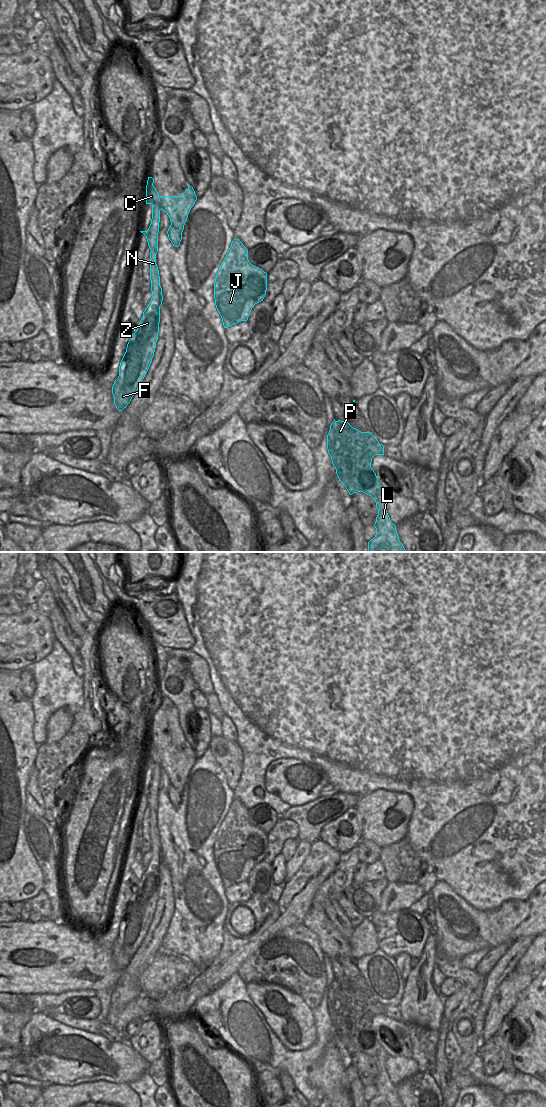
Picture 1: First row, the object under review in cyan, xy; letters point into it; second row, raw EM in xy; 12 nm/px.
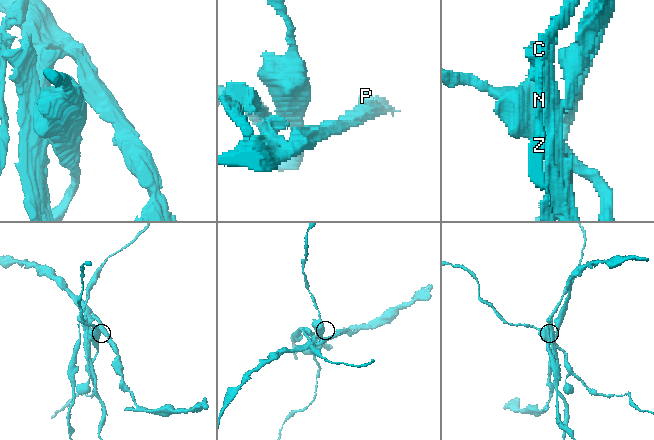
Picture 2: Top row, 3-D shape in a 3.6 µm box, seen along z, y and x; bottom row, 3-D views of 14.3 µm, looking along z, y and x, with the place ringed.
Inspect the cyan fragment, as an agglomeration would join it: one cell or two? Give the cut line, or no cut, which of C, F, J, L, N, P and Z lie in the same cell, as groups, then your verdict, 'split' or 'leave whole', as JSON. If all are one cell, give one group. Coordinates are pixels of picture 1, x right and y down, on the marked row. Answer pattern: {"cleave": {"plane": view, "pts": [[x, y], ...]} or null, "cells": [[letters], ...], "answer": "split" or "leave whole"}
{"cleave": {"plane": "xy", "pts": [[159, 197], [159, 205], [162, 208]]}, "cells": [["C", "F", "N", "Z"], ["J", "L", "P"]], "answer": "split"}

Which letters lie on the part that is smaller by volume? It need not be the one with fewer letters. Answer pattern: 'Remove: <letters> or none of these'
Remove: C, F, N, Z

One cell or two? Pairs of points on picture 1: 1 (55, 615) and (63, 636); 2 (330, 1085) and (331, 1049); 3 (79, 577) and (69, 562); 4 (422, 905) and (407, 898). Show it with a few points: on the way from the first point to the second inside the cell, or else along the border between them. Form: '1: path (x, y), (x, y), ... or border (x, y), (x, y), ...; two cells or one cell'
1: path (57, 620), (62, 631); one cell
2: path (330, 1076), (331, 1058); one cell
3: path (79, 573), (73, 566); one cell
4: border (425, 894), (408, 907); two cells

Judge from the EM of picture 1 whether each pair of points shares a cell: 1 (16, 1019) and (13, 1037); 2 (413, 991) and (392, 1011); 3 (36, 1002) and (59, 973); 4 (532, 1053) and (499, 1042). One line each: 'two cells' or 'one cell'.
1: one cell
2: two cells
3: two cells
4: two cells

